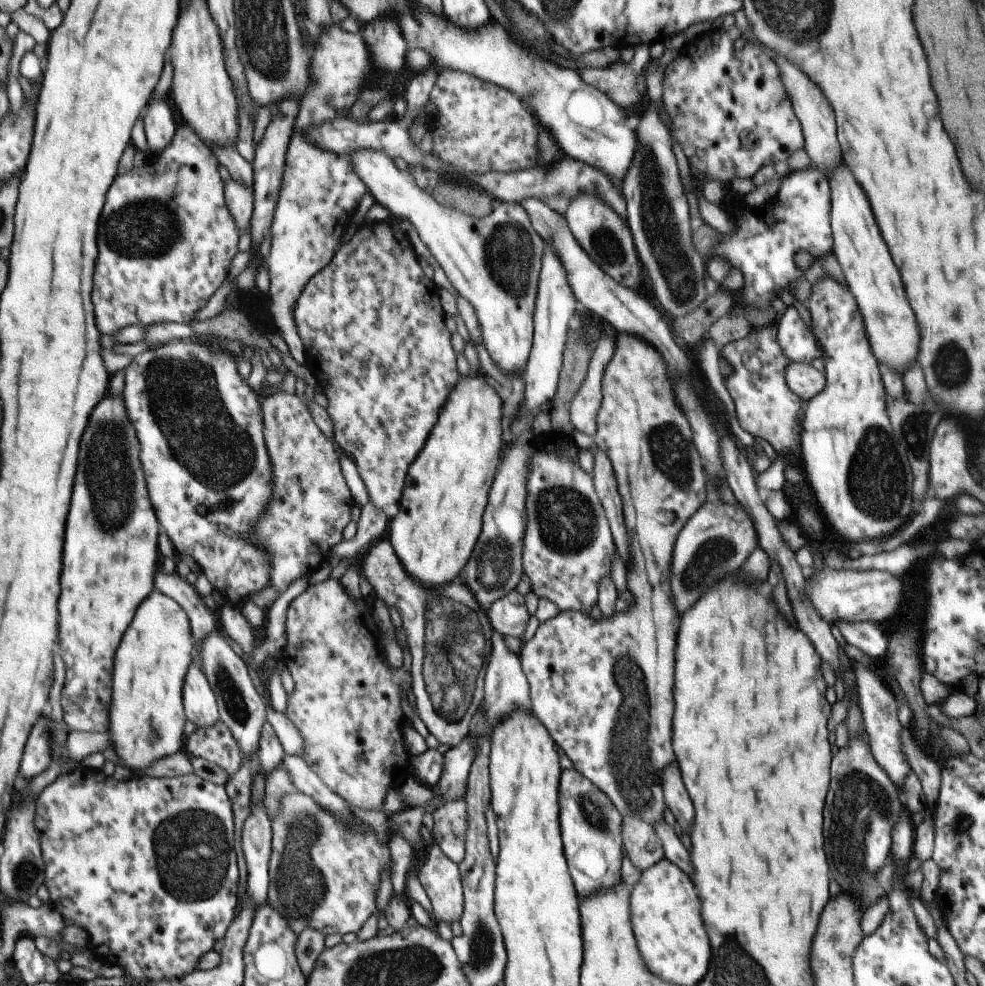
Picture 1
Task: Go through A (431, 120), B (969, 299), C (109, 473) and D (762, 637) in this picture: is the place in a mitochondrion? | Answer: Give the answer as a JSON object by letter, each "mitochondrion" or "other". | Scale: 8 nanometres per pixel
{"A":"other","B":"other","C":"mitochondrion","D":"other"}

